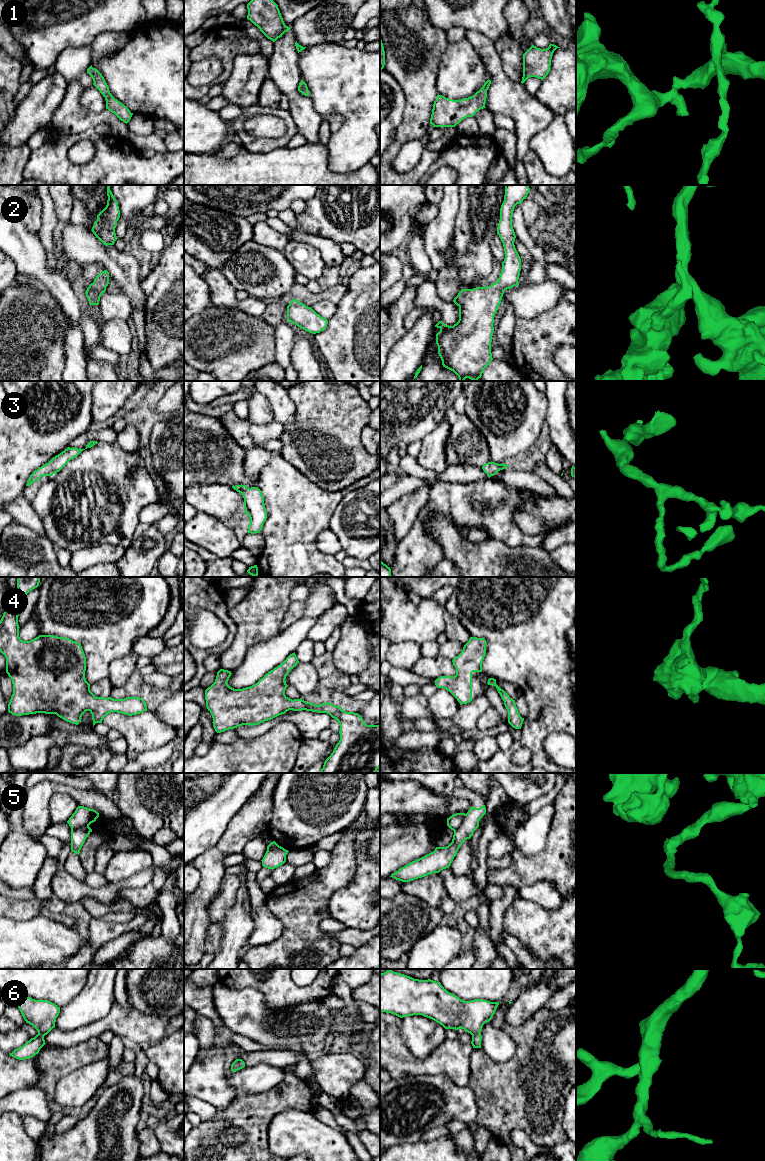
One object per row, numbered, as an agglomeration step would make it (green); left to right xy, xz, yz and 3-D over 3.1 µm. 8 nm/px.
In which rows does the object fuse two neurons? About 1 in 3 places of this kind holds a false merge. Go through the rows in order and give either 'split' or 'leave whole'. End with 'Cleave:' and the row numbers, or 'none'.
1: leave whole
2: leave whole
3: leave whole
4: leave whole
5: split
6: leave whole
Cleave: 5

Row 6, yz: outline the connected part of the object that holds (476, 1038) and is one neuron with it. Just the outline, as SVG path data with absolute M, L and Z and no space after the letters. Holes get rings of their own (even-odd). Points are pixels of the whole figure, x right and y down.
M387 970L380 974L380 1011L394 1014L400 1018L422 1015L441 1024L445 1029L464 1029L472 1035L473 1048L481 1048L481 1030L489 1022L499 1005L483 999L461 1000L448 992L440 982L414 979L410 976Z

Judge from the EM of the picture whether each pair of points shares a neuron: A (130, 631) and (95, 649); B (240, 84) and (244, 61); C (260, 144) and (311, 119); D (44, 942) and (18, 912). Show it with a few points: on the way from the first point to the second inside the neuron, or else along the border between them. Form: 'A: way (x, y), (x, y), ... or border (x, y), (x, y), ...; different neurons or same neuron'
A: way (121, 631), (113, 631), (104, 640); same neuron
B: way (244, 78), (244, 67); same neuron
C: border (288, 109), (298, 132); different neurons
D: border (38, 915), (22, 921), (10, 919); different neurons

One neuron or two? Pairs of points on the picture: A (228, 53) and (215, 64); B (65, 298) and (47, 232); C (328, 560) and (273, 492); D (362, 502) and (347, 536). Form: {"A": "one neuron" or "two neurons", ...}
{"A": "two neurons", "B": "two neurons", "C": "one neuron", "D": "one neuron"}

